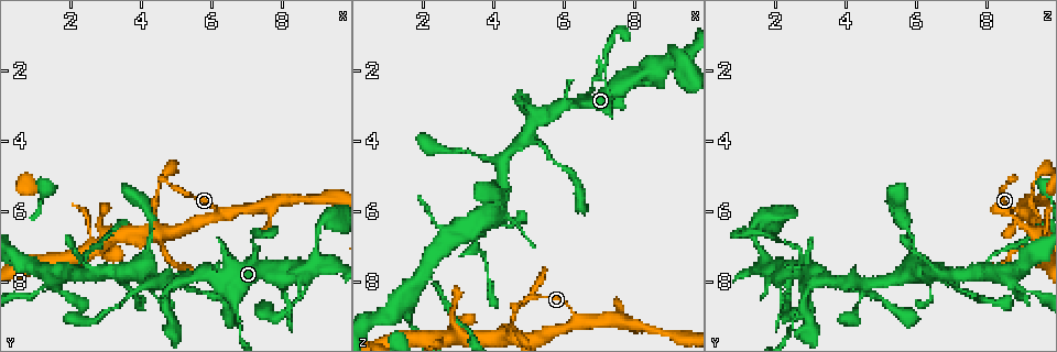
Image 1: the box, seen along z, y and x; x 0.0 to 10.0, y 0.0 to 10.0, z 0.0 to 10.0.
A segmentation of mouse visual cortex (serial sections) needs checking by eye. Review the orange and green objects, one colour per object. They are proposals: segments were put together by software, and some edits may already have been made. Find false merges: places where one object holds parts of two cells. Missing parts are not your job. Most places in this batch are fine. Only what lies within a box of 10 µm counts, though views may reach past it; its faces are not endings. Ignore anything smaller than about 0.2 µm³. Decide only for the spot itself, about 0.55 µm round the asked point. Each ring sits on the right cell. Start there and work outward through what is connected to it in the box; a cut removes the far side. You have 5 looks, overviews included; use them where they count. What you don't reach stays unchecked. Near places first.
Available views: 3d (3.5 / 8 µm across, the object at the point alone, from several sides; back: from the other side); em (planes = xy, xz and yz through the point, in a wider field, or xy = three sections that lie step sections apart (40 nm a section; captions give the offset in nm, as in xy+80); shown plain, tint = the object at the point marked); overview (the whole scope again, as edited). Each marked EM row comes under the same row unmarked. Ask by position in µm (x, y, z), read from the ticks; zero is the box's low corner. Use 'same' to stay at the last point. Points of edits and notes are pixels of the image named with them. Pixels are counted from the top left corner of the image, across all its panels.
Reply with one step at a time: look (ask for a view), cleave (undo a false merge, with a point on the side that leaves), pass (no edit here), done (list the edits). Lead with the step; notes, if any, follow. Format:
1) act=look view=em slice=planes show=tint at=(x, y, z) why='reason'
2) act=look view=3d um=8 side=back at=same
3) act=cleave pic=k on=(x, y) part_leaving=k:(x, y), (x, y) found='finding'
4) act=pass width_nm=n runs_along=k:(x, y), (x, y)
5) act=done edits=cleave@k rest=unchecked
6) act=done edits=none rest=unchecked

act=look view=3d um=3.5 at=(2.00, 7.75, 7.90) why='a fork'

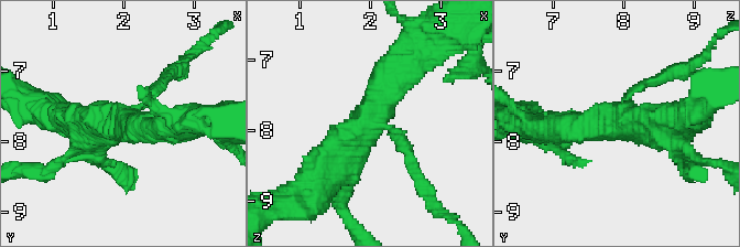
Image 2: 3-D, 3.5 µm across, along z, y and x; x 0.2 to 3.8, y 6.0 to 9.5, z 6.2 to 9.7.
act=look view=em slice=xy step=5 show=tint at=(2.00, 7.75, 7.85) arms=3 arm_widths_nm=150,400,450 why='need the tissue'

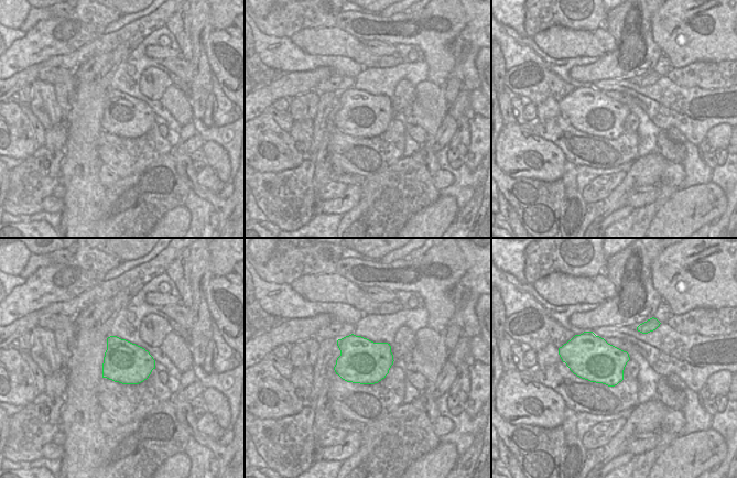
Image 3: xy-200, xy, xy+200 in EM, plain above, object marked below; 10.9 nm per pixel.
act=pass runs_along=2:(406, 61), (318, 176) found='all the same cell'

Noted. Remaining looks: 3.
act=look view=3d um=3.5 at=(6.70, 8.85, 2.70) why='sudden change in width'

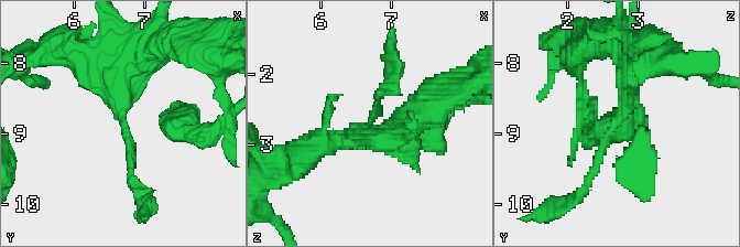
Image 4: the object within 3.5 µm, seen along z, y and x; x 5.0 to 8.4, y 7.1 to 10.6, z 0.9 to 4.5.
act=look view=em slice=planes show=tint at=(6.70, 8.80, 2.75) why='now the EM'

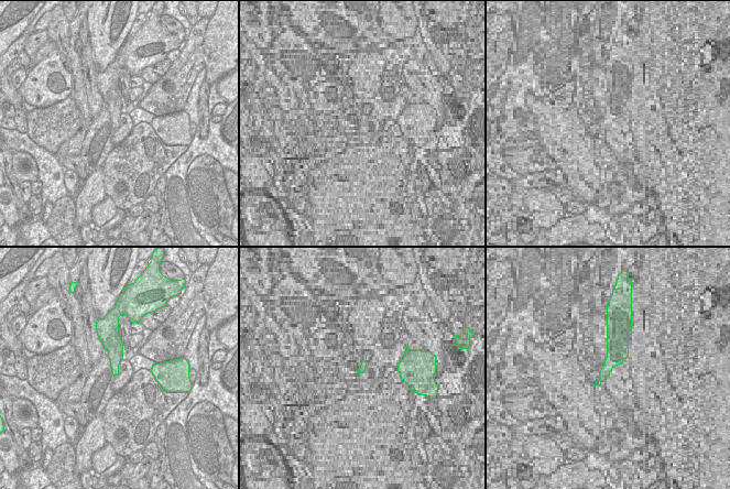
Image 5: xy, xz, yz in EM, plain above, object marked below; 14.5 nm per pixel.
act=pass arm_widths_nm=150,400 runs_along=4:(630, 55), (628, 103), (588, 184) found='one cell here'

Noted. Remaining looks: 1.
act=done edits=none rest=unchecked

